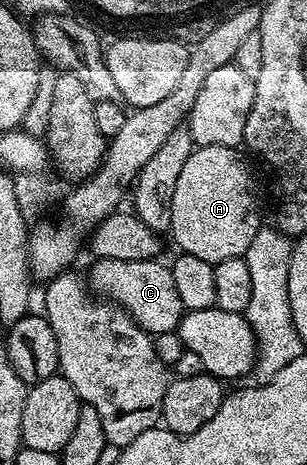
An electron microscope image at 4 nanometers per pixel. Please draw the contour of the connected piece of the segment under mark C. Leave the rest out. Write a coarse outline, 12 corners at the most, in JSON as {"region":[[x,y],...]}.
{"region":[[95,259],[88,288],[146,332],[184,311],[161,259]]}

